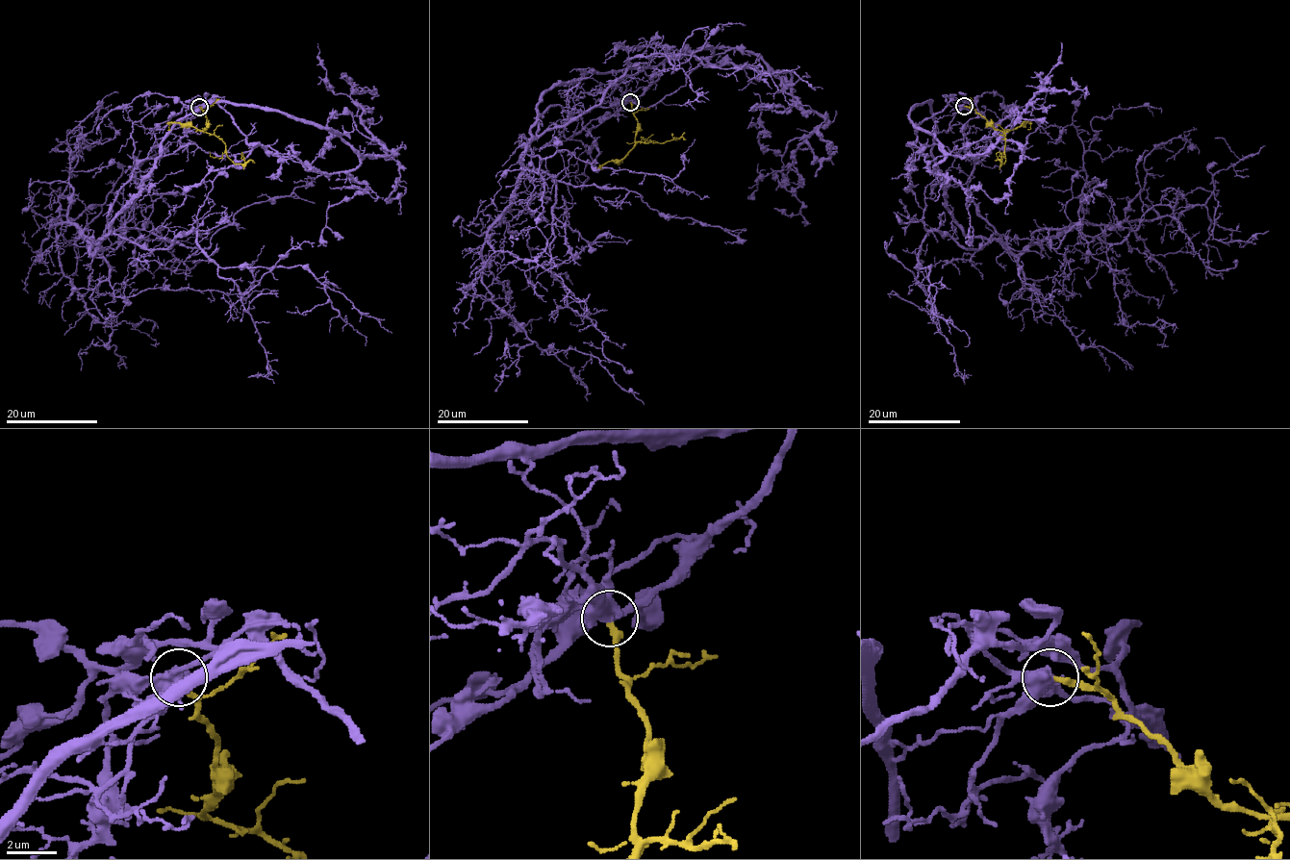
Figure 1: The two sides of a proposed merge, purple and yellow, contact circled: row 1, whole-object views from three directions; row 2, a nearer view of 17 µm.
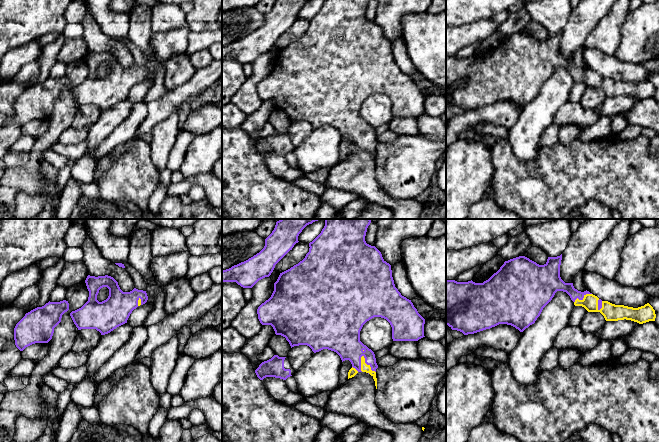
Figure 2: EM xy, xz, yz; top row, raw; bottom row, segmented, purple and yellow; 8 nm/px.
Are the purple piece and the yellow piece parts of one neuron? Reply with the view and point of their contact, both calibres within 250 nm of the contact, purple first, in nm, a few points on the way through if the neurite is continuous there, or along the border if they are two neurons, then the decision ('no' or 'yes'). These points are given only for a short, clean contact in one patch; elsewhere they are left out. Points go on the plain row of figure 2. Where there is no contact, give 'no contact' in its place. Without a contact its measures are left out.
meets purple in xz at (367, 140); 220 nm thick on the purple side, 70 nm on the other; no

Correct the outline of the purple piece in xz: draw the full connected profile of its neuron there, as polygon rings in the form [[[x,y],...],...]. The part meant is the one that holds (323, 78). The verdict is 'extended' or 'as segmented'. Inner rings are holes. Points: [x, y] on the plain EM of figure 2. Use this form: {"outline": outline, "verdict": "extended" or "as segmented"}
{"outline": [[[325,0],[321,9],[312,18],[309,19],[309,28],[306,30],[305,34],[290,45],[280,49],[277,57],[274,59],[274,67],[271,73],[262,79],[257,85],[258,95],[260,99],[262,101],[271,101],[275,107],[275,110],[285,113],[289,118],[291,124],[299,121],[307,121],[312,125],[314,129],[323,125],[334,127],[340,132],[342,138],[349,136],[352,140],[352,143],[355,144],[358,148],[362,148],[362,132],[365,134],[365,139],[371,143],[372,147],[376,148],[376,145],[378,144],[374,128],[360,117],[360,107],[363,101],[370,95],[374,93],[381,93],[386,95],[392,103],[393,117],[418,117],[419,115],[425,113],[425,95],[418,89],[411,76],[402,72],[398,65],[395,63],[392,53],[391,41],[383,35],[381,28],[375,22],[371,22],[366,19],[365,12],[369,1],[370,0]]], "verdict": "as segmented"}

